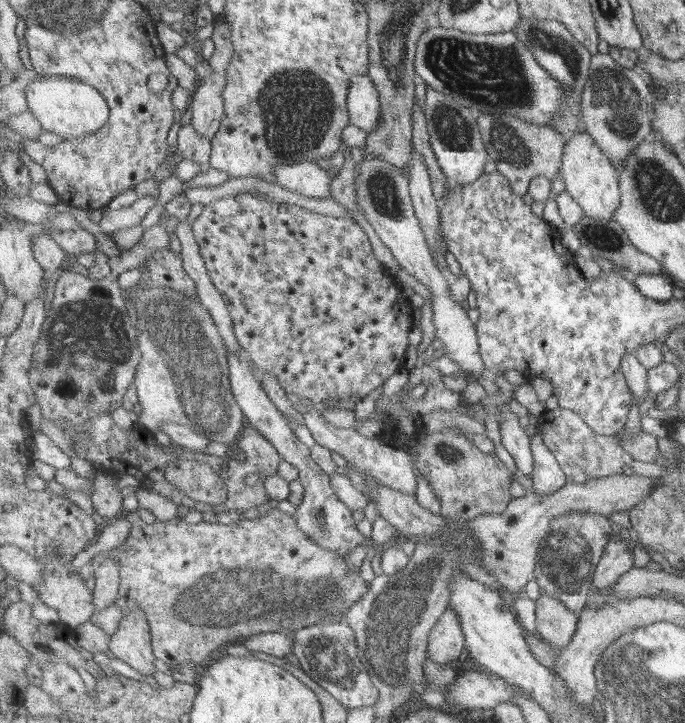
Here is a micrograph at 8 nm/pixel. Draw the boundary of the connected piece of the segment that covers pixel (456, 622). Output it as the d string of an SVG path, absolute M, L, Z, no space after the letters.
M450 606L430 634L428 655L433 662L449 664L455 662L465 652L467 640L462 628L459 614Z

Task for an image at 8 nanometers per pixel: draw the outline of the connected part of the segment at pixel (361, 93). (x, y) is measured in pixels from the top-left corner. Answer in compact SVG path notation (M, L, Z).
M369 75L352 79L348 95L350 122L365 133L375 132L381 120L381 97Z

